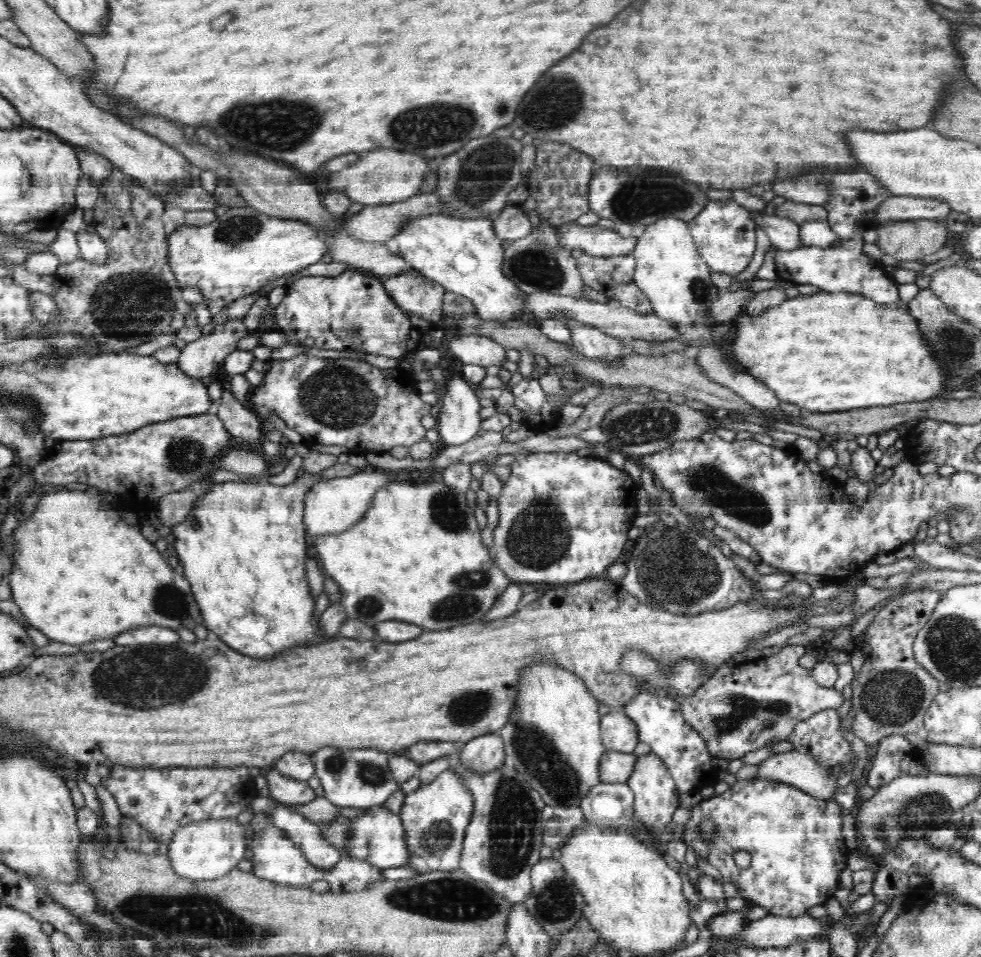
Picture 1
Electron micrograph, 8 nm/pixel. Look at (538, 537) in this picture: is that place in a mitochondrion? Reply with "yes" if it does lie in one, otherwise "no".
yes

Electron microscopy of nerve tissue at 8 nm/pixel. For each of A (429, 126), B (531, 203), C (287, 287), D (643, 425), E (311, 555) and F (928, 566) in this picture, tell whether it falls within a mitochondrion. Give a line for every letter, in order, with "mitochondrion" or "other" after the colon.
A: mitochondrion
B: other
C: other
D: mitochondrion
E: other
F: other

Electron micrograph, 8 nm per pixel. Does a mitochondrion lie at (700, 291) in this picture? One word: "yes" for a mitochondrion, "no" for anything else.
yes

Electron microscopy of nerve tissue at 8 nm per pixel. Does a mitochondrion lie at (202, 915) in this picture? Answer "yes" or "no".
yes

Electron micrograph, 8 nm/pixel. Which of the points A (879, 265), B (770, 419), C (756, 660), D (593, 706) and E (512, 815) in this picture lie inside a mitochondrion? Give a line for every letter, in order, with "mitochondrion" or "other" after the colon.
A: other
B: other
C: other
D: other
E: mitochondrion

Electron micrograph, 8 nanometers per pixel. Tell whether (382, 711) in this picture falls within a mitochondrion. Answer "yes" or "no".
no

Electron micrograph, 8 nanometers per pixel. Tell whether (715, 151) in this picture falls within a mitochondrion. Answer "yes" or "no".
no

